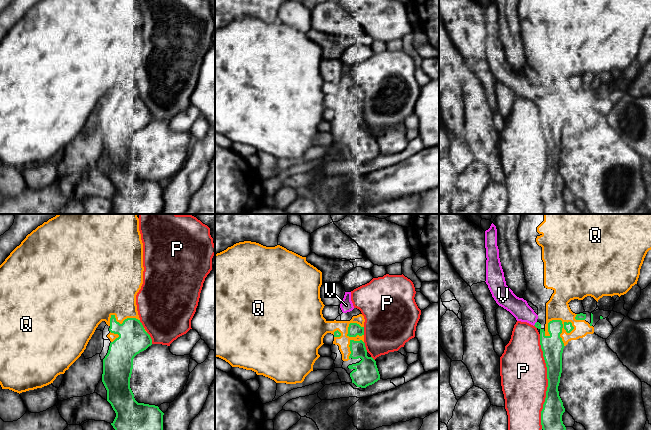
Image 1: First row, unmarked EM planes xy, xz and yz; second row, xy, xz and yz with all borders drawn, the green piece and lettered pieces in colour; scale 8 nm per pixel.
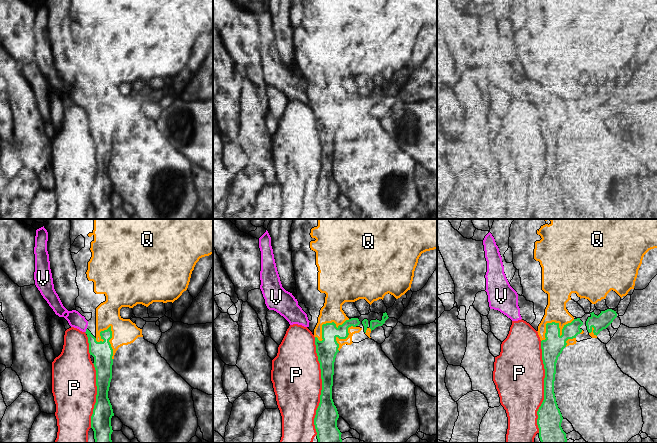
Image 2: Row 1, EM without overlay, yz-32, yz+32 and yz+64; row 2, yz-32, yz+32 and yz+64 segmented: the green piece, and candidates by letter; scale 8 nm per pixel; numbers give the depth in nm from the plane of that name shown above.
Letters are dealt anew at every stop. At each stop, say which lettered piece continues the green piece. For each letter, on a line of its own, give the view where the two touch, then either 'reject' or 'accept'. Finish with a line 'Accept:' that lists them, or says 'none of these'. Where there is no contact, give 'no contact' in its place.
P: contact in yz; reject
Q: contact in yz; reject
V: contact in yz; accept
Accept: V

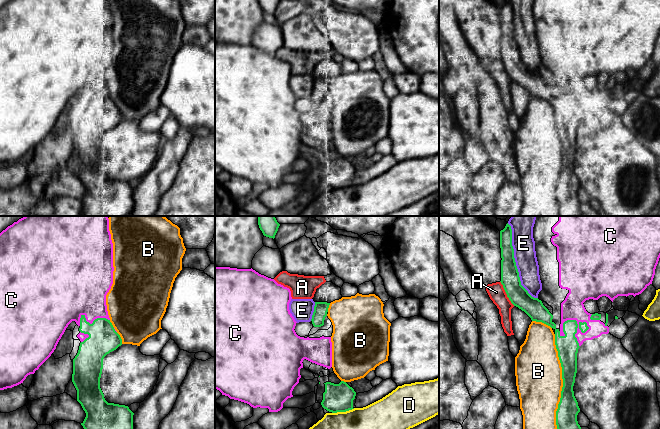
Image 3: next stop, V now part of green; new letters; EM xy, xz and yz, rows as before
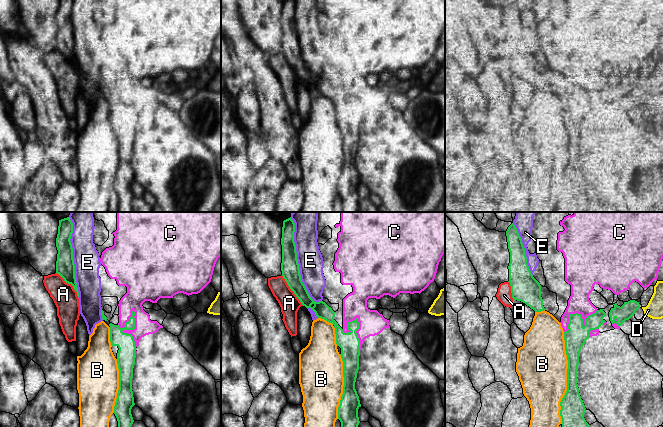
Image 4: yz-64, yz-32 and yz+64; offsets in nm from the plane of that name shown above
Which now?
A: contact in yz; reject
B: contact in yz; reject
C: contact in yz; reject
D: contact in xz; reject
E: contact in yz; reject
Accept: none of these

